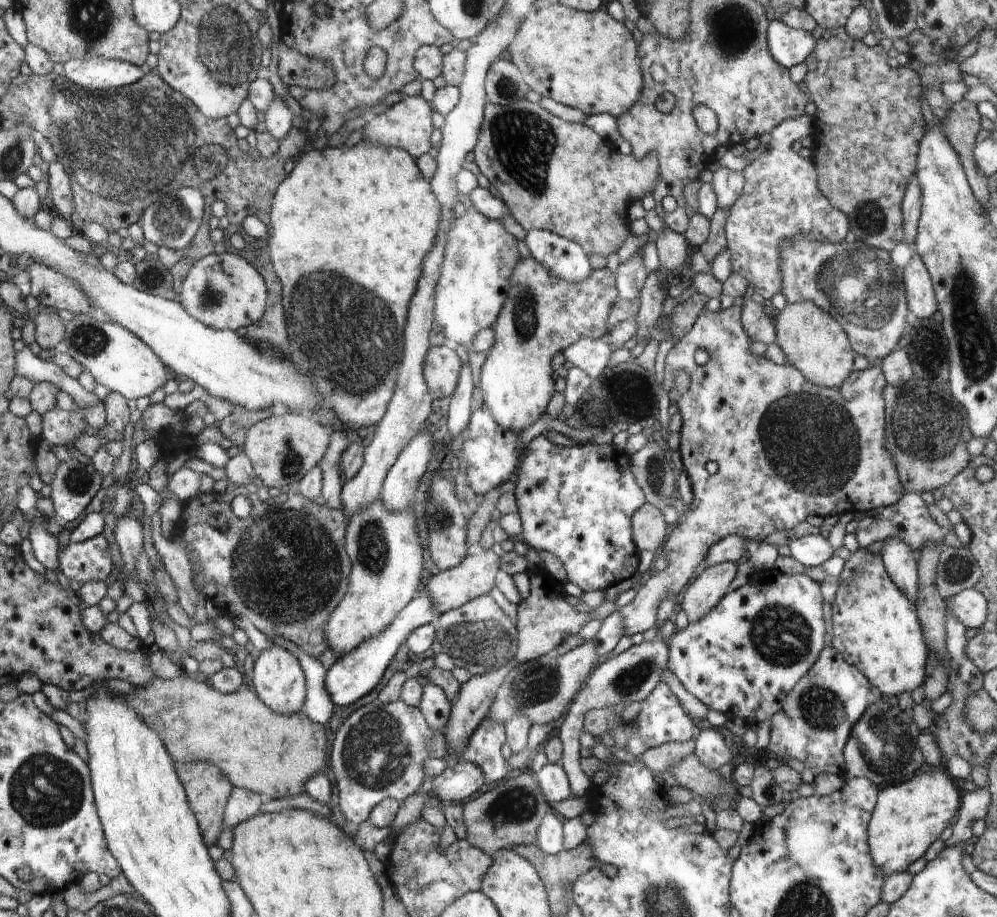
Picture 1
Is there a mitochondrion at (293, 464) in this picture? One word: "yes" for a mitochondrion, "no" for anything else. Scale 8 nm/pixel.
yes

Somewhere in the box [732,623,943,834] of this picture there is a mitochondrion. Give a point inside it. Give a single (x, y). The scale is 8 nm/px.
(890, 745)

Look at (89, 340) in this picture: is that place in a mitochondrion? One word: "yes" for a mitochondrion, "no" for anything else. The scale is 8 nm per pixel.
yes

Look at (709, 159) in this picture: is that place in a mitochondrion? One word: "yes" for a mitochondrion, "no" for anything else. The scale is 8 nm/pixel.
no

